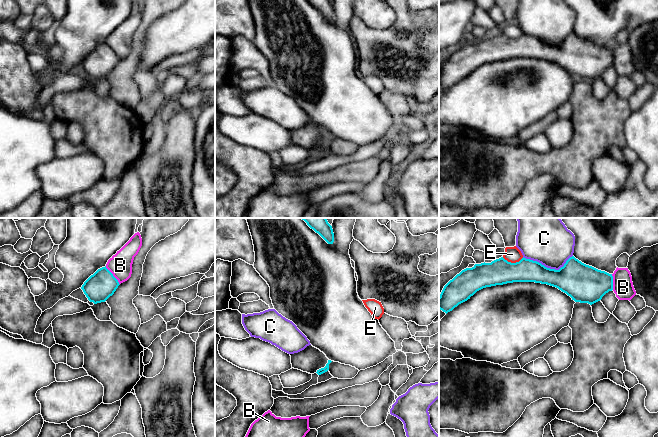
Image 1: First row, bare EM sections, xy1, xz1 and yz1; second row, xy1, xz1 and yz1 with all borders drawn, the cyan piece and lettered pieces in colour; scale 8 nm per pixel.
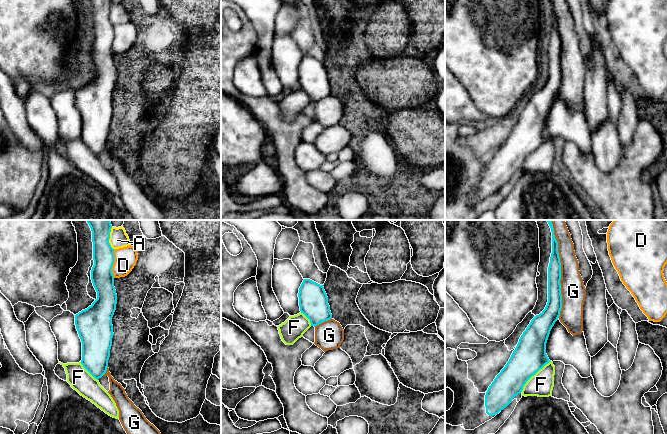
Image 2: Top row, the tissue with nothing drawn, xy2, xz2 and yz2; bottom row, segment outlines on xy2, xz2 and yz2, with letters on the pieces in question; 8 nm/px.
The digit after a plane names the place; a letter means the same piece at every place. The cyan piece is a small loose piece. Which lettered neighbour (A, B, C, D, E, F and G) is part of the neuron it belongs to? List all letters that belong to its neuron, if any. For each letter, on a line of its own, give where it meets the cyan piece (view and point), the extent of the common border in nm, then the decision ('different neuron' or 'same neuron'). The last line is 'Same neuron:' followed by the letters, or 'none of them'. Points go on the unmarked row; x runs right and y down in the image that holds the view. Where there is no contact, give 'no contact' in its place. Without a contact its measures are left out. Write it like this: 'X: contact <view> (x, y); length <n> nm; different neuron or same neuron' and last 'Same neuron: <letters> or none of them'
A: contact xy2 (109, 14); length 180 nm; different neuron
B: contact xy1 (112, 51); length 190 nm; same neuron
C: contact yz1 (548, 44); length 400 nm; different neuron
D: contact xy2 (113, 39); length 240 nm; different neuron
E: contact yz1 (513, 39); length 180 nm; different neuron
F: contact yz2 (534, 150); length 340 nm; different neuron
G: contact yz2 (560, 47); length 750 nm; different neuron
Same neuron: B

